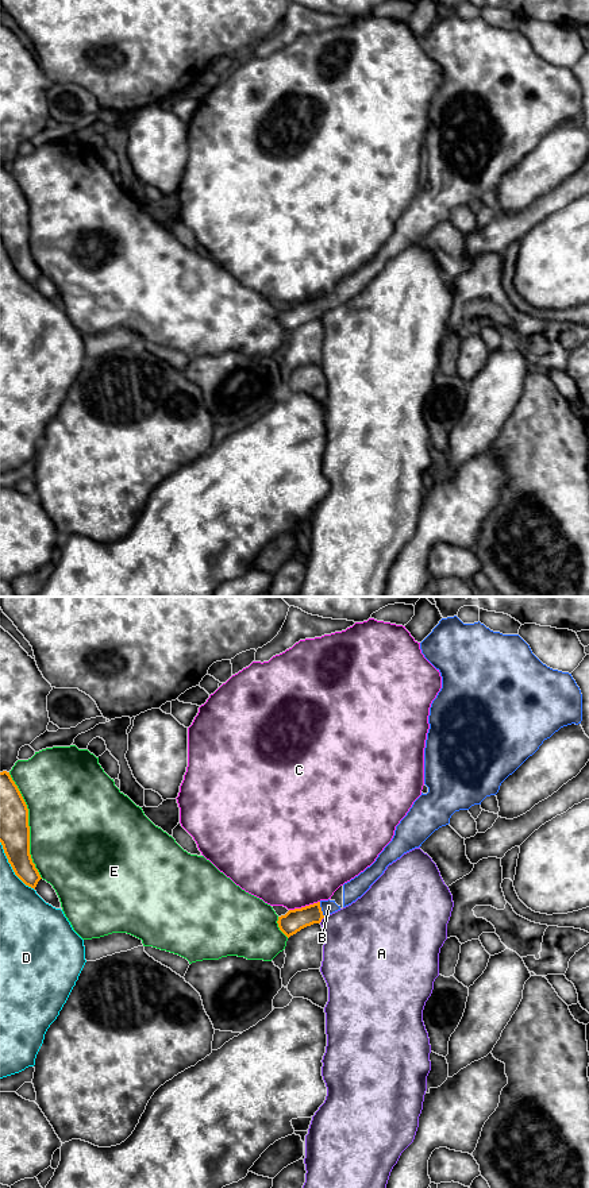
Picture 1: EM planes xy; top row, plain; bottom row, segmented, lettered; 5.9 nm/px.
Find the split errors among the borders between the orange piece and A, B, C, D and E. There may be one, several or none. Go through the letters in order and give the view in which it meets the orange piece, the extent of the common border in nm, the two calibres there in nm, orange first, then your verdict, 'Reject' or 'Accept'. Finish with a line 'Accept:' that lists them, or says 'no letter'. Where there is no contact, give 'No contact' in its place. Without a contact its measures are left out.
A: Touches orange in xy. Shared border 50 nm. Thickness 140 nm (orange) against 420 nm. Reject
B: Touches orange in xy. Shared border 90 nm. Thickness 140 nm (orange) against 80 nm. Accept
C: Touches orange in xy. Shared border 190 nm. Thickness 140 nm (orange) against 500 nm. Reject
D: Touches orange in xy. Shared border 360 nm. Thickness 180 nm (orange) against 240 nm. Reject
E: Touches orange in xy. Shared border 650 nm. Thickness 180 nm (orange) against 480 nm. Reject
Accept: B

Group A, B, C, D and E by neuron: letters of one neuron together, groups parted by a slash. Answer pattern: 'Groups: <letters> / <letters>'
Groups: A / B / C / D / E

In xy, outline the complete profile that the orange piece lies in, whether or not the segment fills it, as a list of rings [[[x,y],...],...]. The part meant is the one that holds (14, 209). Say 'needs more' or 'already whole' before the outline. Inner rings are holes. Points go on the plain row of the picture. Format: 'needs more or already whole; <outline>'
already whole; [[[0,167],[0,238],[15,270],[28,282],[42,274],[30,250],[27,200],[9,167]]]

